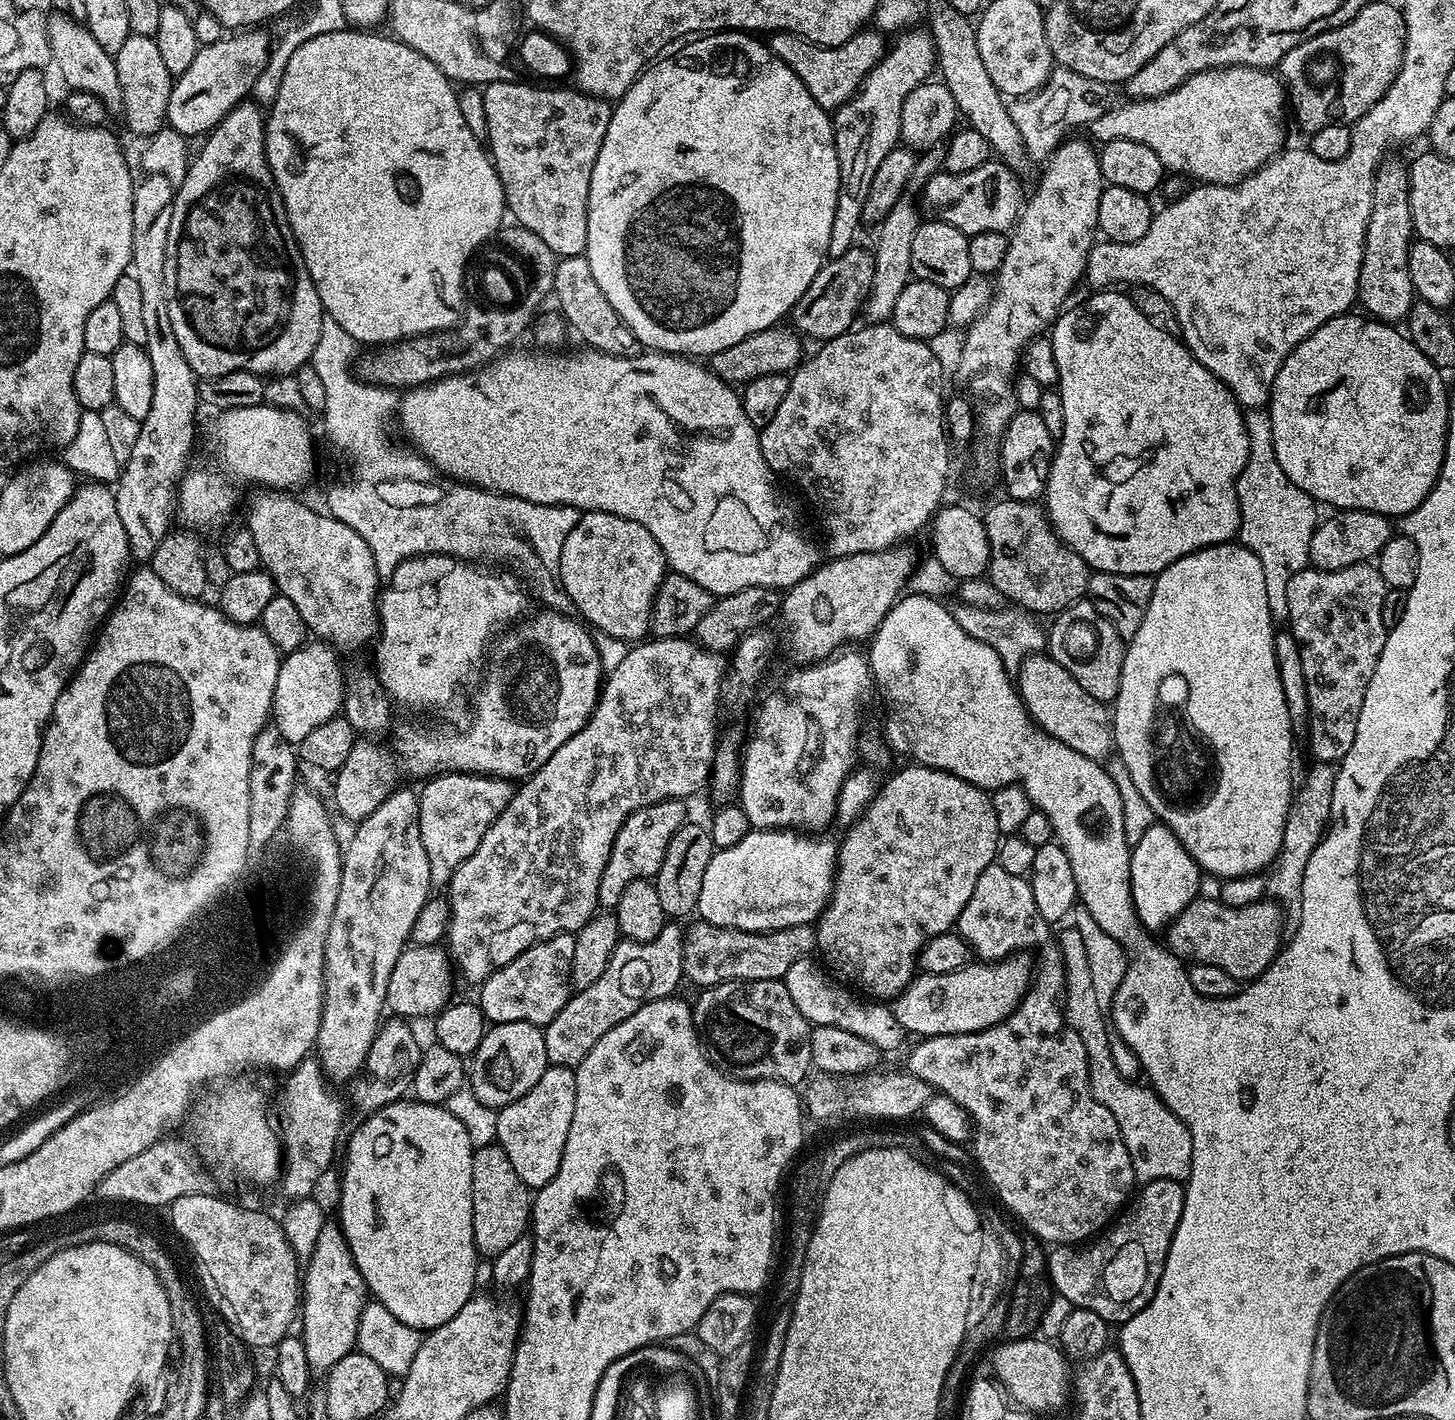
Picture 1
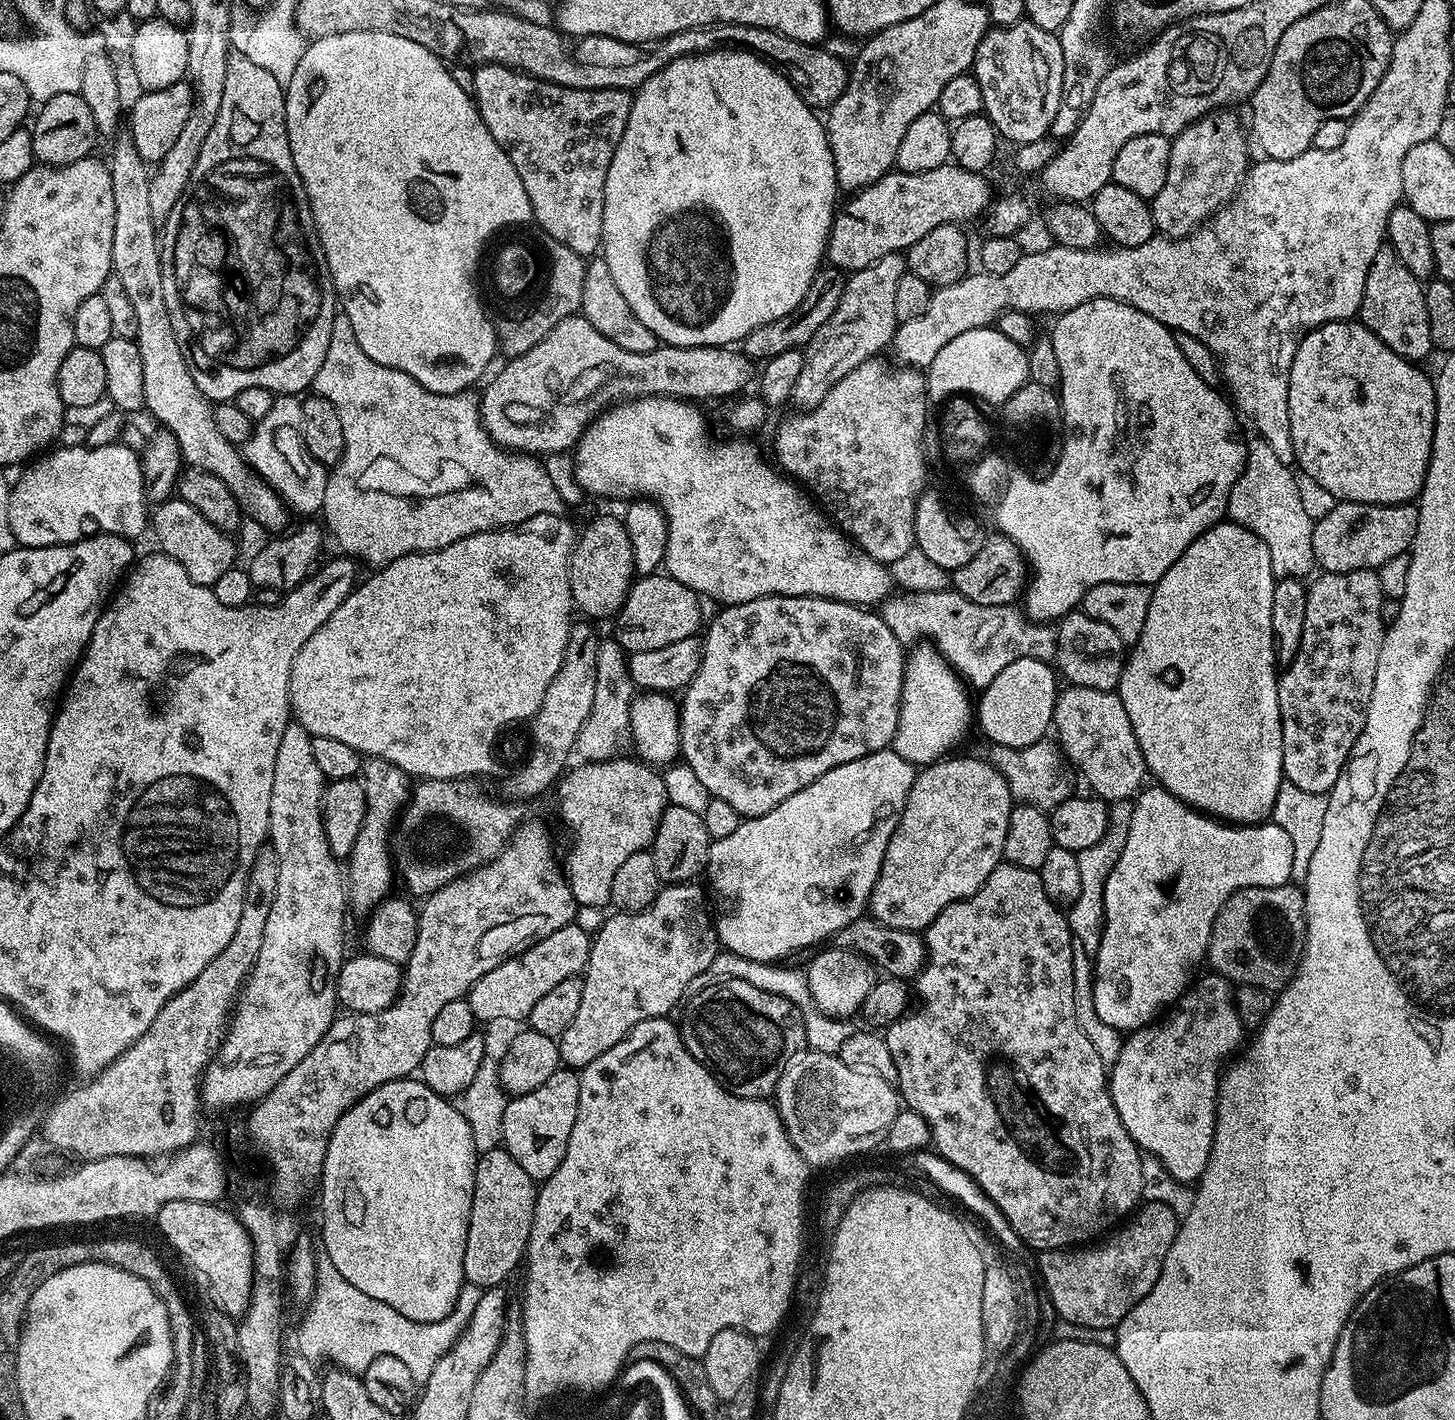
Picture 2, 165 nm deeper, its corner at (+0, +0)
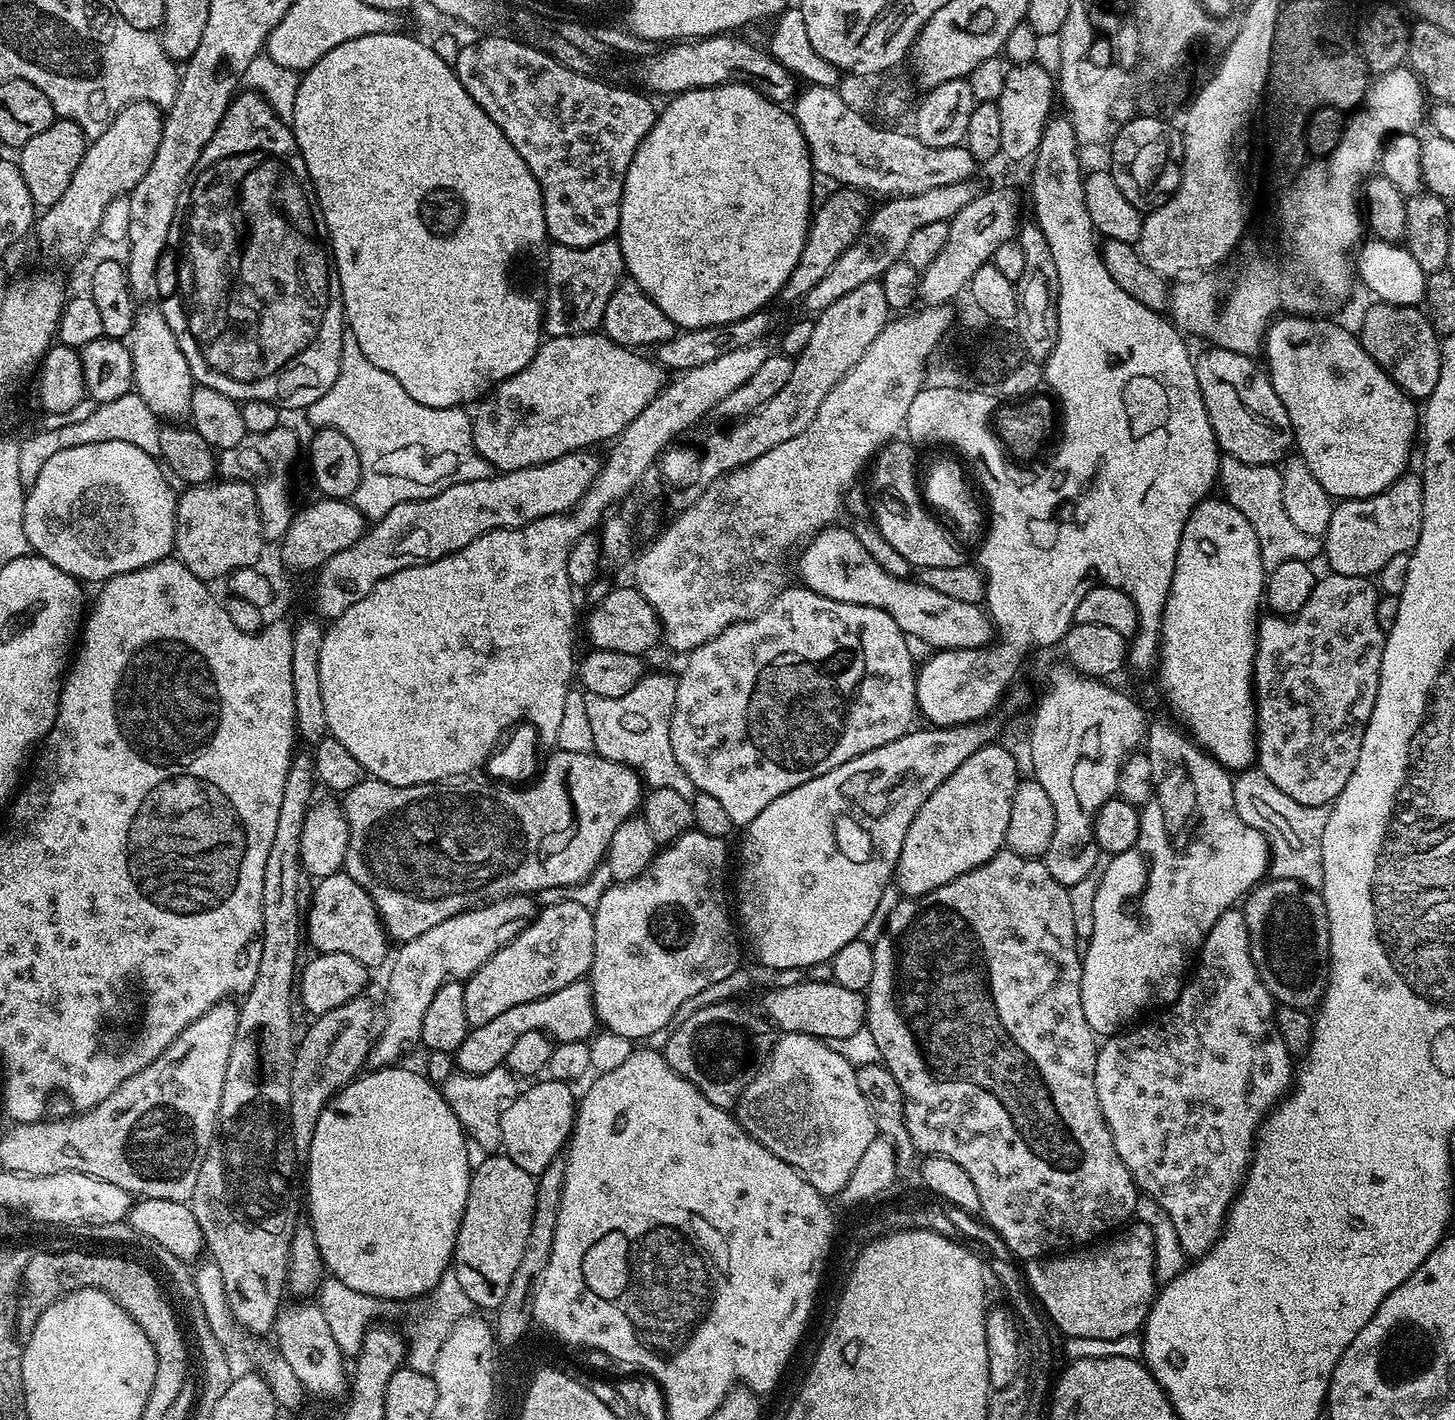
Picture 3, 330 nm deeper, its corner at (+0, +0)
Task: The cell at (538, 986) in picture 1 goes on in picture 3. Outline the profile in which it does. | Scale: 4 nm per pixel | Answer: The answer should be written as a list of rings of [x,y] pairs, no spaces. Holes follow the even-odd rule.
[[[558,902],[541,907],[532,919],[510,943],[502,946],[473,976],[463,981],[466,990],[466,1018],[469,1025],[485,1024],[490,1018],[498,1018],[510,1006],[522,1006],[522,1002],[534,1002],[543,996],[570,986],[570,982],[585,979],[589,975],[594,958],[594,922],[589,909],[578,906],[578,902]]]

